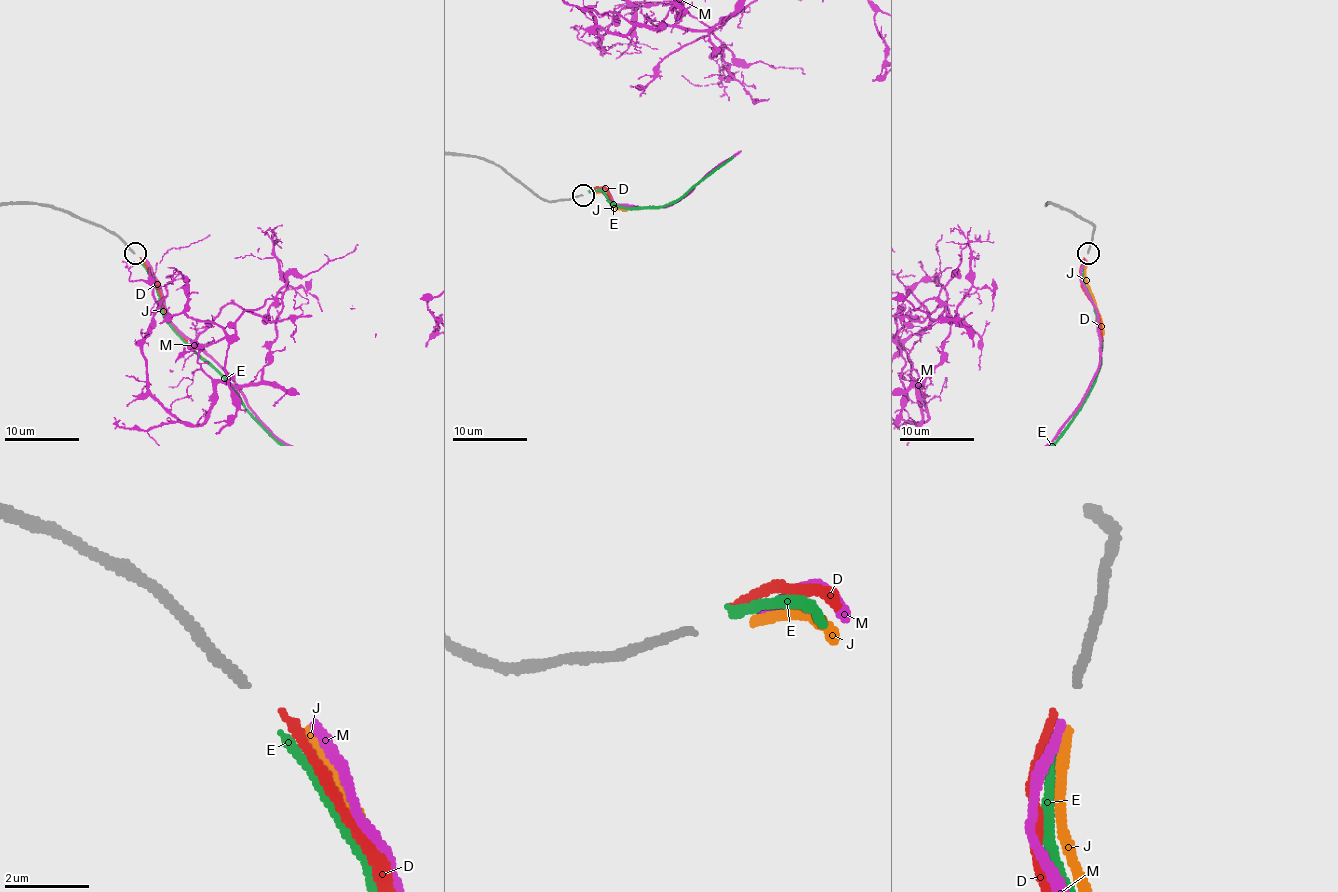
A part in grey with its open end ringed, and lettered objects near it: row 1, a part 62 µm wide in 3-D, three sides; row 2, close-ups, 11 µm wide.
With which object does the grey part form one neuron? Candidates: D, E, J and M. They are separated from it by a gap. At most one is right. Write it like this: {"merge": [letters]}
{"merge": []}

